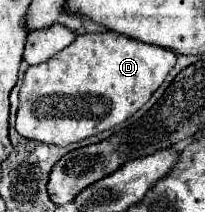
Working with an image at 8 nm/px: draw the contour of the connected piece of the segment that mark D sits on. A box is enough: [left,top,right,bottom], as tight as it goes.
[16,31,176,145]

